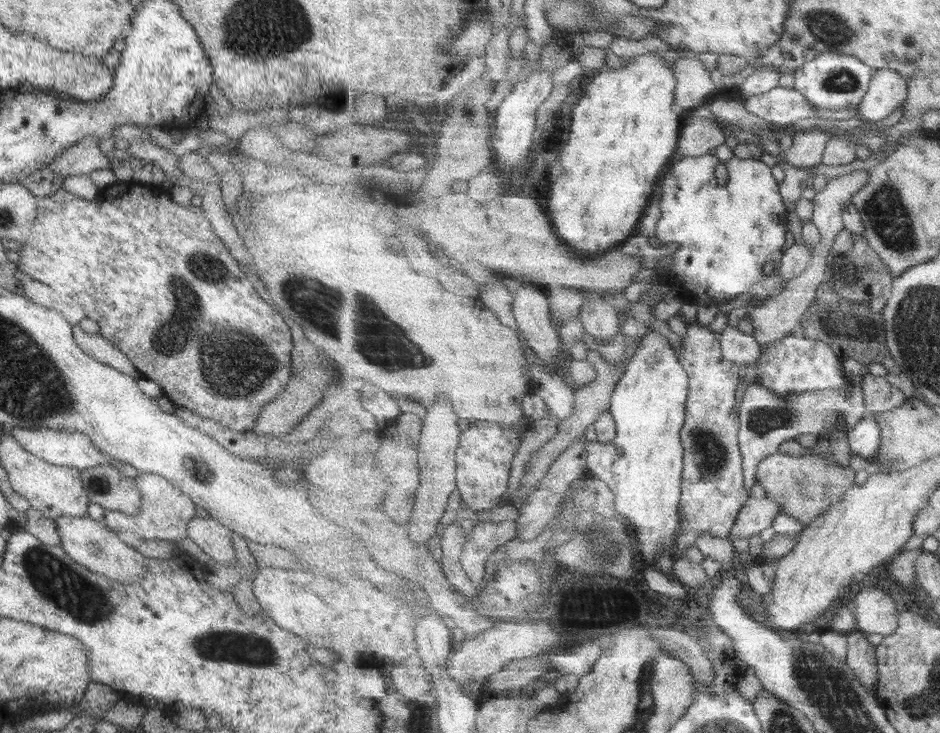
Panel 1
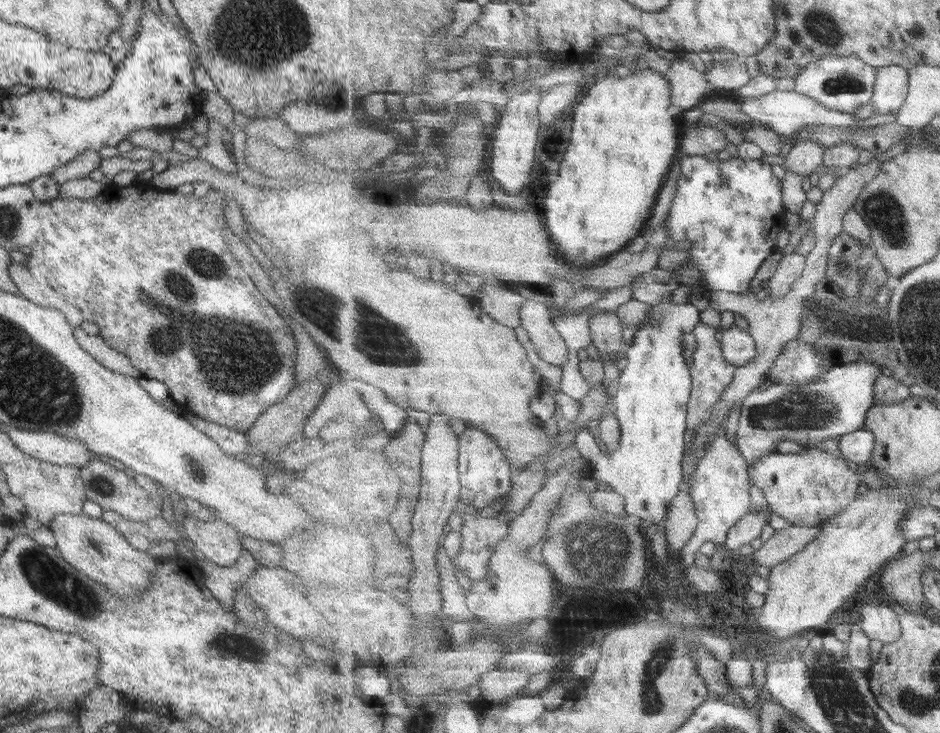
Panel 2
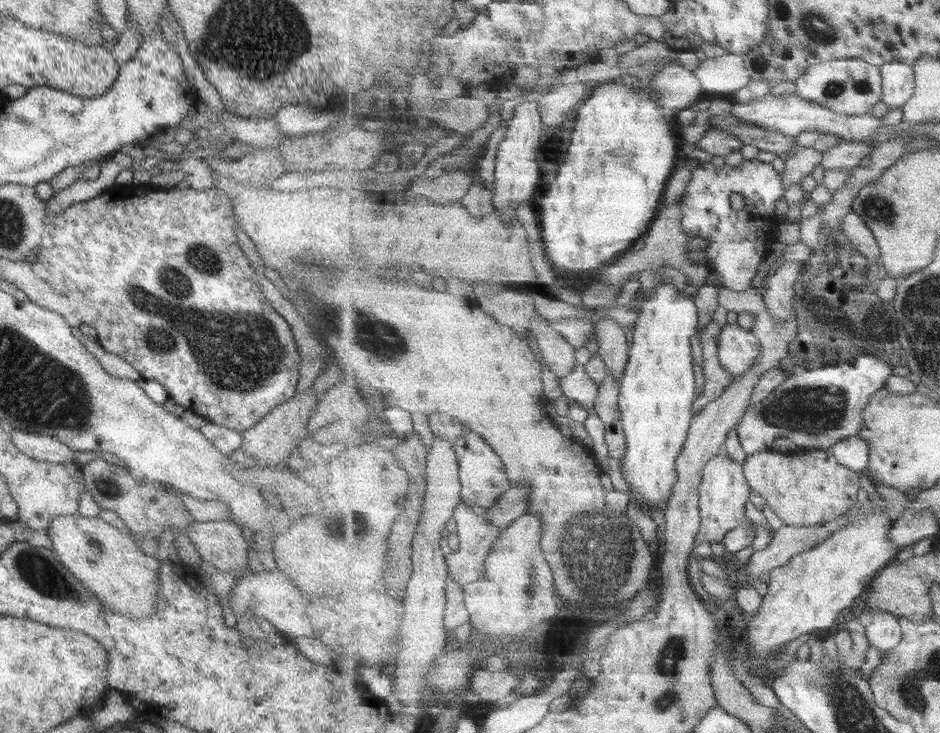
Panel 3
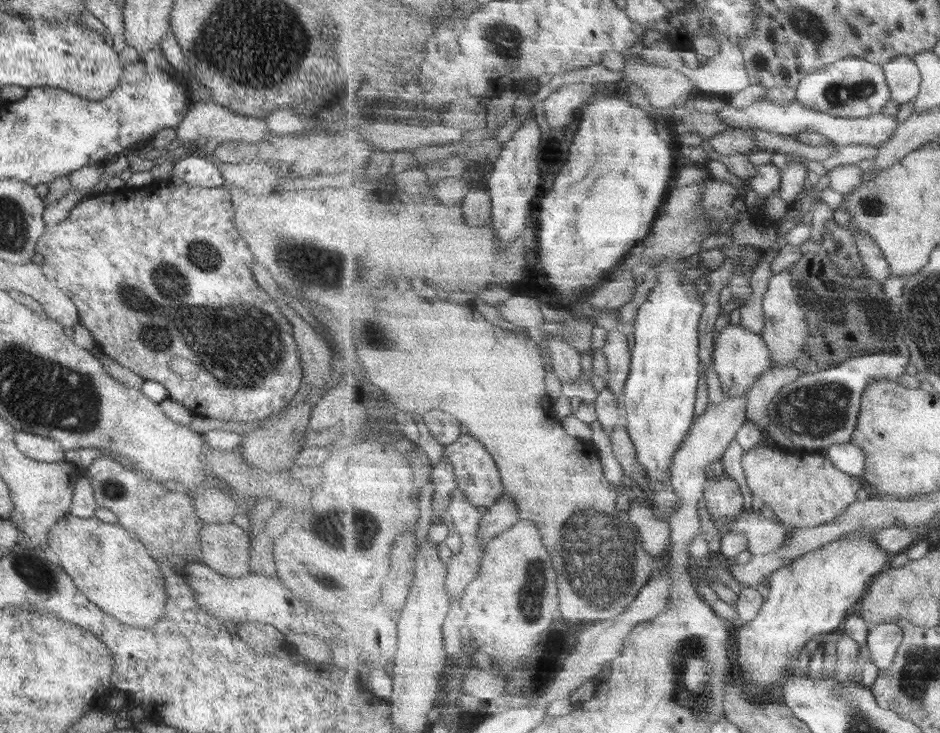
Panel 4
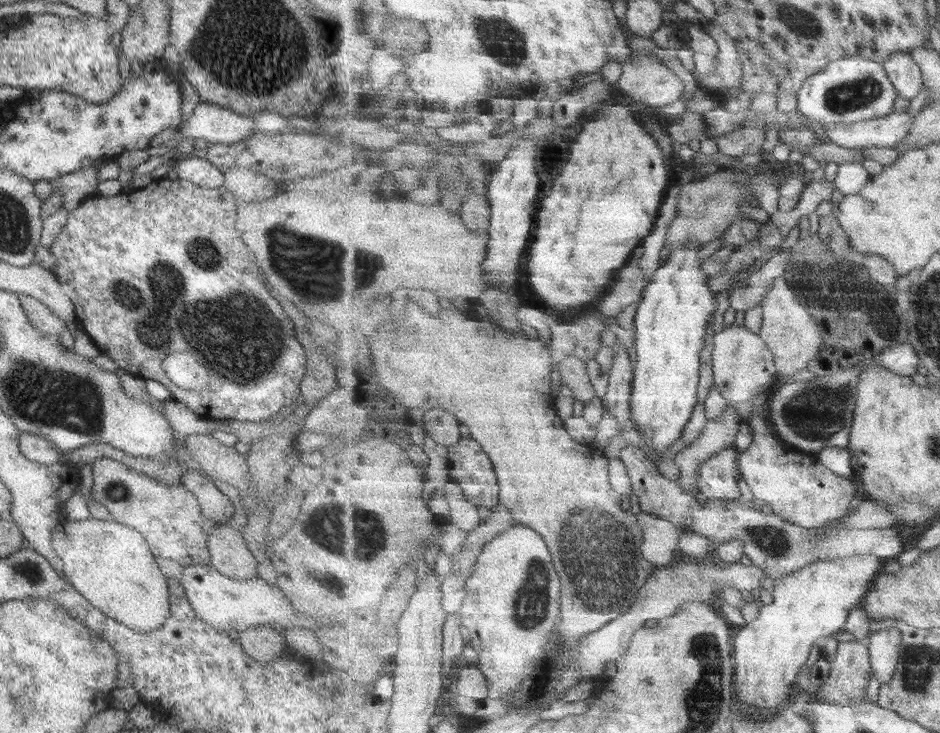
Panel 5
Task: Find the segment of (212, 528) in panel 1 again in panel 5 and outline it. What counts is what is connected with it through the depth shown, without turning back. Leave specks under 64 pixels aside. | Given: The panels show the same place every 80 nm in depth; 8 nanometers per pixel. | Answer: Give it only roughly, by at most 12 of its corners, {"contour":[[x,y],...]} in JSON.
{"contour":[[218,524],[207,537],[210,566],[222,576],[256,577],[238,528]]}

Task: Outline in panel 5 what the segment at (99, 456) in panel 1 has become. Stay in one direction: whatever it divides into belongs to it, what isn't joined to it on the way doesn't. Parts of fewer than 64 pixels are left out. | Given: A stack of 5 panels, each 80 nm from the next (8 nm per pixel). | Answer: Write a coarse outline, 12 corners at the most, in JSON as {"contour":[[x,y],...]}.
{"contour":[[21,432],[23,458],[47,467],[60,465],[52,441]]}

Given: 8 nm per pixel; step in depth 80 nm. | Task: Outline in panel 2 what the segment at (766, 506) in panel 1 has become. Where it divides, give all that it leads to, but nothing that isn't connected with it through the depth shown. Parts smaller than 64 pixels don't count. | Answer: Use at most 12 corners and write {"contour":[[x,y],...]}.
{"contour":[[769,507],[750,511],[730,531],[727,548],[739,550],[770,525]]}

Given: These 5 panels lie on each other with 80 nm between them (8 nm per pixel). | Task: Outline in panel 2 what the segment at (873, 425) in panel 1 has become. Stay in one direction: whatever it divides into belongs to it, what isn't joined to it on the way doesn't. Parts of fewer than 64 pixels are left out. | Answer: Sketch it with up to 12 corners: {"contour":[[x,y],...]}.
{"contour":[[865,426],[840,437],[847,461],[869,466],[875,434]]}

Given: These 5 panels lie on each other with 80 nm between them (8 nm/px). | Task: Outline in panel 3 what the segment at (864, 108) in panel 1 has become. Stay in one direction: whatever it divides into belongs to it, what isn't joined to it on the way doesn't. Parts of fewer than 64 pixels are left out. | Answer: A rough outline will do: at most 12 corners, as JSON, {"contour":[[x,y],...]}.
{"contour":[[914,66],[881,67],[883,98],[902,109],[915,95]]}

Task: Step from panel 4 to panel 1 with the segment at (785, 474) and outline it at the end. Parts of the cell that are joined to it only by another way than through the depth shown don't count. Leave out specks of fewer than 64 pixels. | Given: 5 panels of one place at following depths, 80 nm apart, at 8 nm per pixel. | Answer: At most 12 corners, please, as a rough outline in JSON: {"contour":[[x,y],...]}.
{"contour":[[775,453],[758,483],[805,528],[855,485],[811,453]]}

